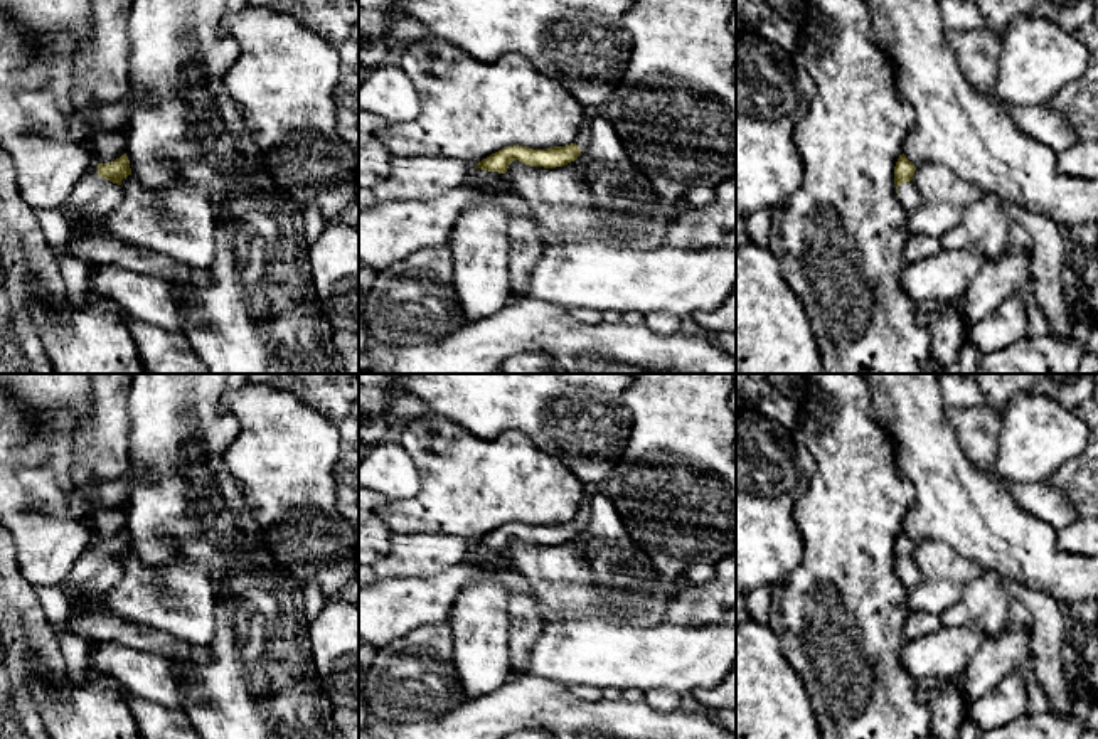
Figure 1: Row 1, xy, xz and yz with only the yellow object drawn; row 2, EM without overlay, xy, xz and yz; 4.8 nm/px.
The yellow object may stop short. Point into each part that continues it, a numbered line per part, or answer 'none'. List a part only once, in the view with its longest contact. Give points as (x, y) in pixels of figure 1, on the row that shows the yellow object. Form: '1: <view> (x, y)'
1: xy (93, 197)
2: xz (583, 138)

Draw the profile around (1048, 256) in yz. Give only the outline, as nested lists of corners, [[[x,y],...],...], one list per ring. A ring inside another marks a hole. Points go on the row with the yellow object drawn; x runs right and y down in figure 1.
[[[1000,199],[1000,202],[1009,219],[1021,224],[1032,237],[1029,254],[1034,293],[1029,300],[1036,301],[1046,313],[1051,335],[1073,335],[1076,315],[1066,301],[1061,281],[1061,269],[1068,263],[1066,231],[1046,215],[1024,210],[1005,199]]]

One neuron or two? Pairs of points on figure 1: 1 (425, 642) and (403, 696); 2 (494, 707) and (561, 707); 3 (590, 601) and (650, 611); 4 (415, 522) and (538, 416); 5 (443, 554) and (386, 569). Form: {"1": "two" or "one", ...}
{"1": "one", "2": "one", "3": "one", "4": "two", "5": "one"}

